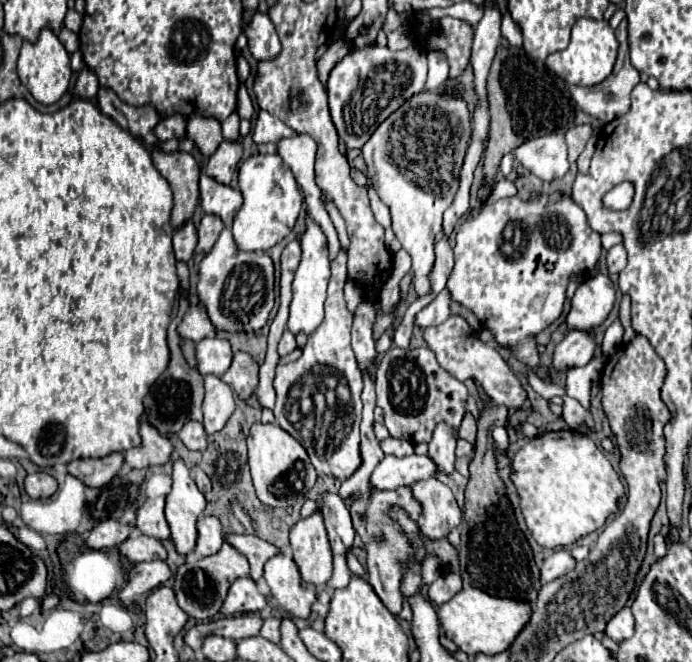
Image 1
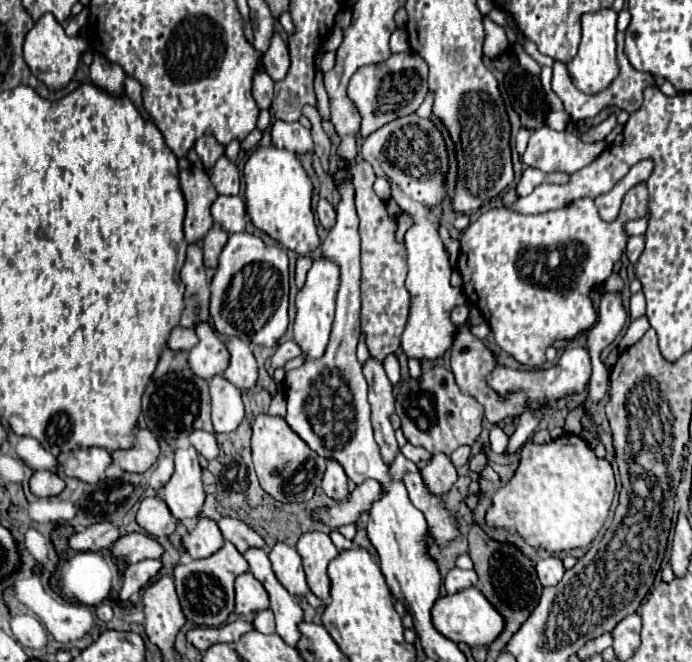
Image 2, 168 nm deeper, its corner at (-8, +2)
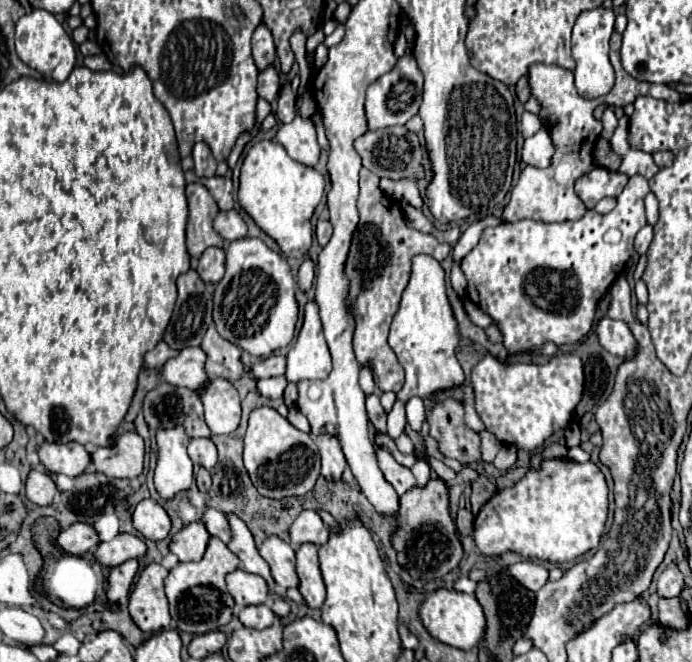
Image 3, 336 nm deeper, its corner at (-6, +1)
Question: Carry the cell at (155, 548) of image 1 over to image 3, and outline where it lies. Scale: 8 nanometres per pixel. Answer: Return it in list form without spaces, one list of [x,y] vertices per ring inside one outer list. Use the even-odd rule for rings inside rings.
[[[118,534],[110,542],[100,542],[98,548],[94,550],[94,558],[108,568],[118,566],[132,558],[140,558],[144,554],[146,554],[146,544],[132,534]]]

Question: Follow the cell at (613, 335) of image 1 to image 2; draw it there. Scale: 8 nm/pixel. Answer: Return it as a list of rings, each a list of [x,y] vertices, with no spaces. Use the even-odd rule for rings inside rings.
[[[642,293],[632,295],[632,299],[630,299],[630,321],[636,321],[638,317],[642,317],[644,311],[646,311],[644,295],[642,295]]]

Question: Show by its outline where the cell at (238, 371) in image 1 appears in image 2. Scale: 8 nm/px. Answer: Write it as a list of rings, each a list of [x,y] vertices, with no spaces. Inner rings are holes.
[[[228,339],[226,345],[230,351],[230,365],[224,371],[224,377],[238,389],[254,389],[258,381],[258,363],[250,345],[242,339]]]

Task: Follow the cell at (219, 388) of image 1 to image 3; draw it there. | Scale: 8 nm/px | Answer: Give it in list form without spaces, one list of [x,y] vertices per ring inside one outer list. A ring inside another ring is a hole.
[[[214,378],[202,396],[204,420],[212,434],[230,434],[240,422],[240,398],[226,378]]]

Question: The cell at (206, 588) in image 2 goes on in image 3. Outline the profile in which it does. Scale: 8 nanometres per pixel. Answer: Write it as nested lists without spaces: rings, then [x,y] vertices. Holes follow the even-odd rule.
[[[212,536],[200,562],[178,564],[176,568],[170,570],[170,574],[164,580],[164,590],[170,604],[170,616],[178,630],[190,634],[206,634],[230,622],[234,600],[226,588],[224,576],[228,572],[234,572],[238,566],[240,566],[238,556],[234,556],[222,540]]]

